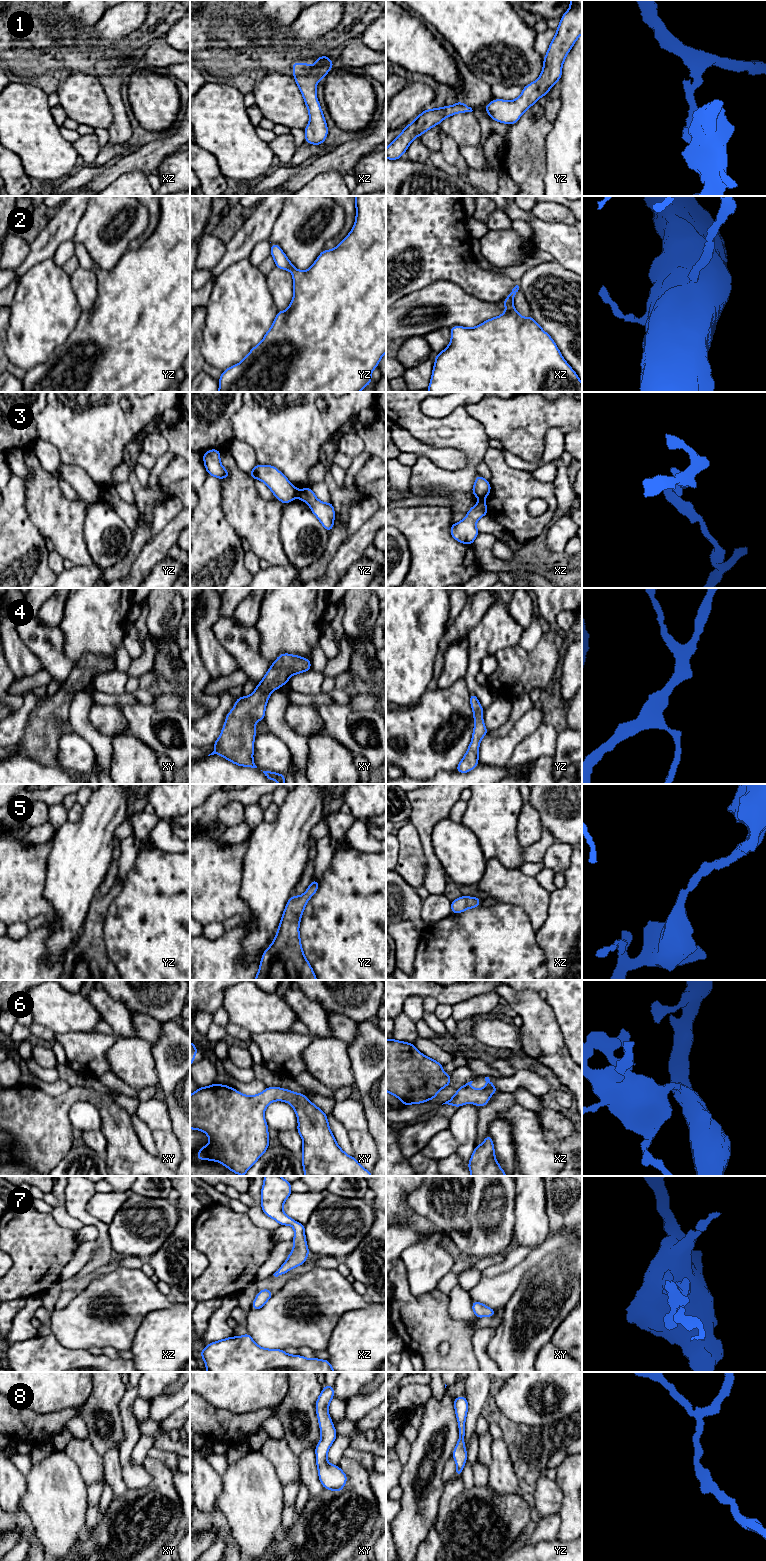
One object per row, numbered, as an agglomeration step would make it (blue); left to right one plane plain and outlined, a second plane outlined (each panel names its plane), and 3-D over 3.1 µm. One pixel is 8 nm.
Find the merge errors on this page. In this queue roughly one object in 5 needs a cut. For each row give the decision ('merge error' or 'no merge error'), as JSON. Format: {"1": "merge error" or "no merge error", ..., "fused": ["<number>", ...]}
{"1": "no merge error", "2": "no merge error", "3": "merge error", "4": "no merge error", "5": "no merge error", "6": "no merge error", "7": "no merge error", "8": "no merge error", "fused": ["3"]}

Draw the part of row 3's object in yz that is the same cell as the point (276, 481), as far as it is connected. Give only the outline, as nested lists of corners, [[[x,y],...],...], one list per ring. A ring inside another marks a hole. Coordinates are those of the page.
[[[257,464],[249,475],[255,480],[264,482],[274,496],[284,505],[298,497],[298,489],[293,486],[286,476],[272,465]]]

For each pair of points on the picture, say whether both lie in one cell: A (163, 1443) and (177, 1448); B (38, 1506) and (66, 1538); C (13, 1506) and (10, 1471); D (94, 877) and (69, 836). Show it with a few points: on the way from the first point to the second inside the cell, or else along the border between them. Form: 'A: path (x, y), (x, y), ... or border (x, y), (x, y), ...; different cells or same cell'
A: path (166, 1444), (174, 1447); same cell
B: path (46, 1514), (57, 1525), (58, 1530); same cell
C: path (10, 1497), (10, 1480); same cell
D: path (84, 867), (80, 863), (80, 850), (76, 846); same cell

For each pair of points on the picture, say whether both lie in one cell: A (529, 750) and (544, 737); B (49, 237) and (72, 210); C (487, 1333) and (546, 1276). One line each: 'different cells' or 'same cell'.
A: same cell
B: same cell
C: different cells

